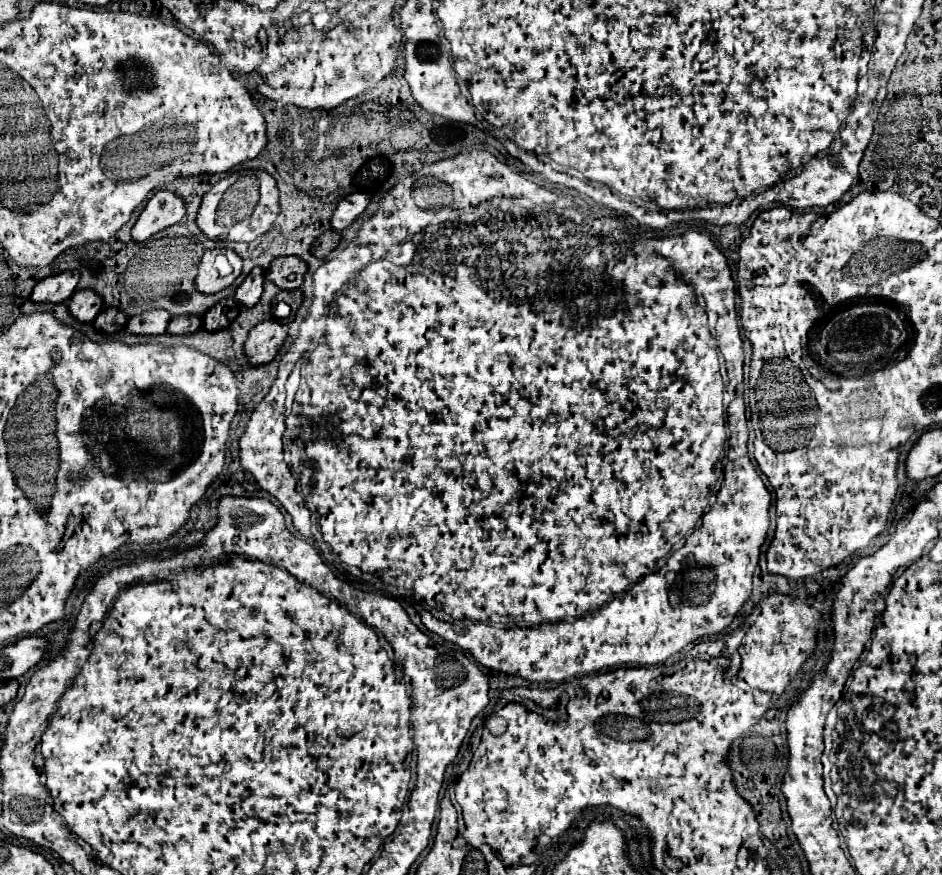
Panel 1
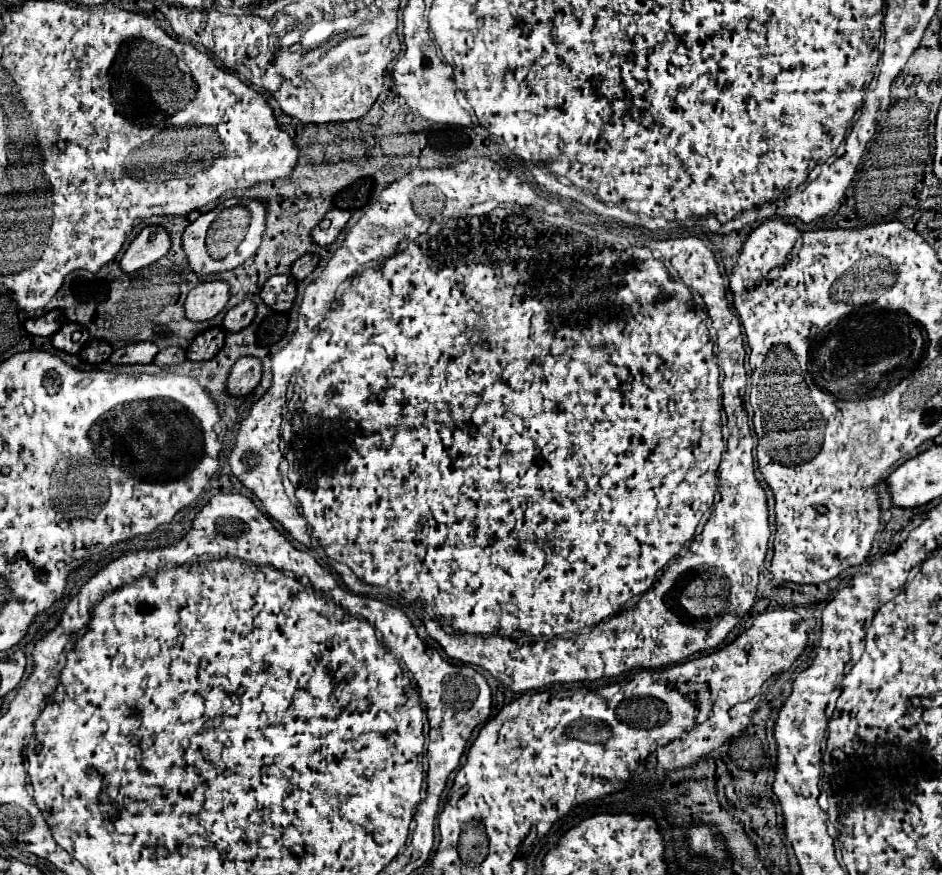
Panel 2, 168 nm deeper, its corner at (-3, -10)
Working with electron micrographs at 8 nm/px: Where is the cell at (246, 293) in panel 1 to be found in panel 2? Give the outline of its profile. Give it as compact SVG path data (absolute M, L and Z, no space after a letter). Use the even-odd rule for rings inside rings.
M245 300L227 312L223 328L225 332L239 332L251 324L253 316L255 316L255 304L251 300Z

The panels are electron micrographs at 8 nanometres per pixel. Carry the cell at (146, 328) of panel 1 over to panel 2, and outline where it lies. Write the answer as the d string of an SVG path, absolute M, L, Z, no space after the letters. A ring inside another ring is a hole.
M141 342L141 344L127 344L125 348L115 350L109 356L109 362L115 366L123 366L123 364L149 364L153 362L155 354L159 352L159 348L151 342Z

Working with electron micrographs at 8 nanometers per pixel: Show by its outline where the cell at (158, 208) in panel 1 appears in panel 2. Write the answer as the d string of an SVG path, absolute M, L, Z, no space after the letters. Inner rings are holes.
M147 228L129 244L127 252L123 254L119 266L125 274L133 274L139 268L147 268L159 258L163 258L169 252L169 234L167 230L159 230L153 238L149 238Z

